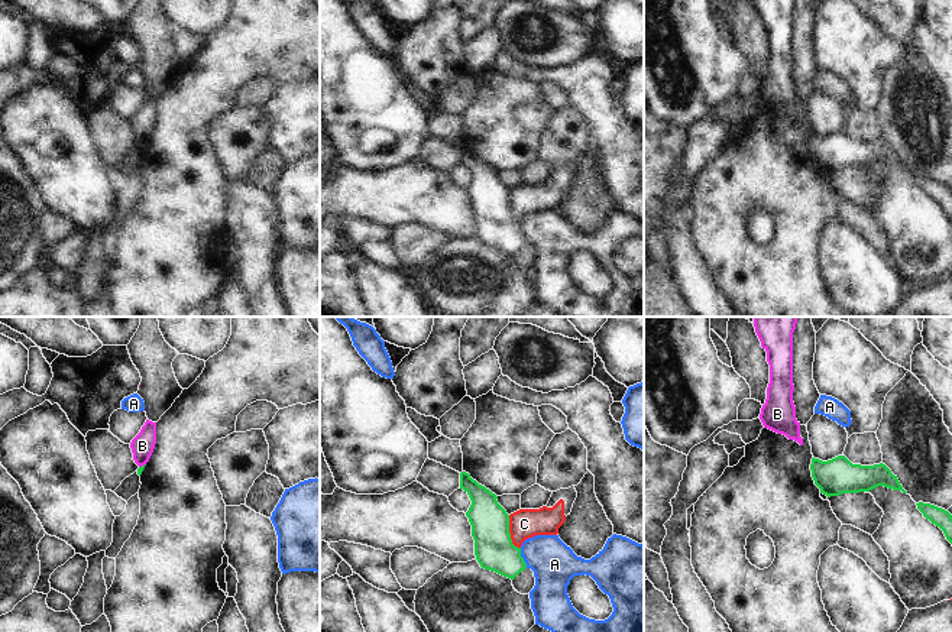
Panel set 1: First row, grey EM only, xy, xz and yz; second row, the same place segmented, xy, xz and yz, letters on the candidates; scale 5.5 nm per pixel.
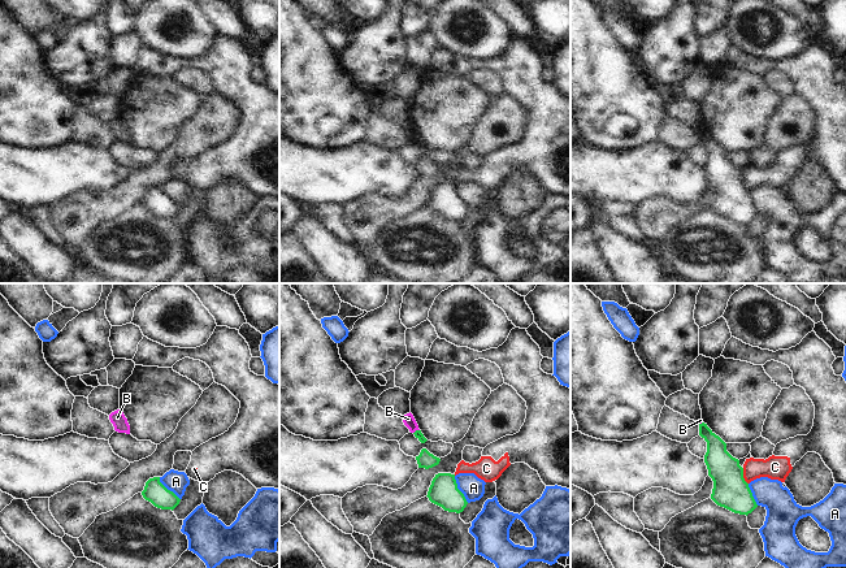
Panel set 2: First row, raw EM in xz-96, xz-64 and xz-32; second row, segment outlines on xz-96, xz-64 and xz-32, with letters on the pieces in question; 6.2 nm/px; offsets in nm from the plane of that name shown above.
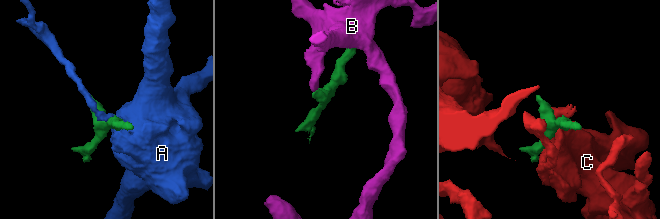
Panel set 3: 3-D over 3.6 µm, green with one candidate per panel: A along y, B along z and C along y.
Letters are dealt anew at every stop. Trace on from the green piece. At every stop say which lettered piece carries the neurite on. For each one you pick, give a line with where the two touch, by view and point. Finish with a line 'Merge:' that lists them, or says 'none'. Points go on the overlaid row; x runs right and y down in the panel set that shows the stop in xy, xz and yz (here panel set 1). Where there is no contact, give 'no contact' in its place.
Merge: none

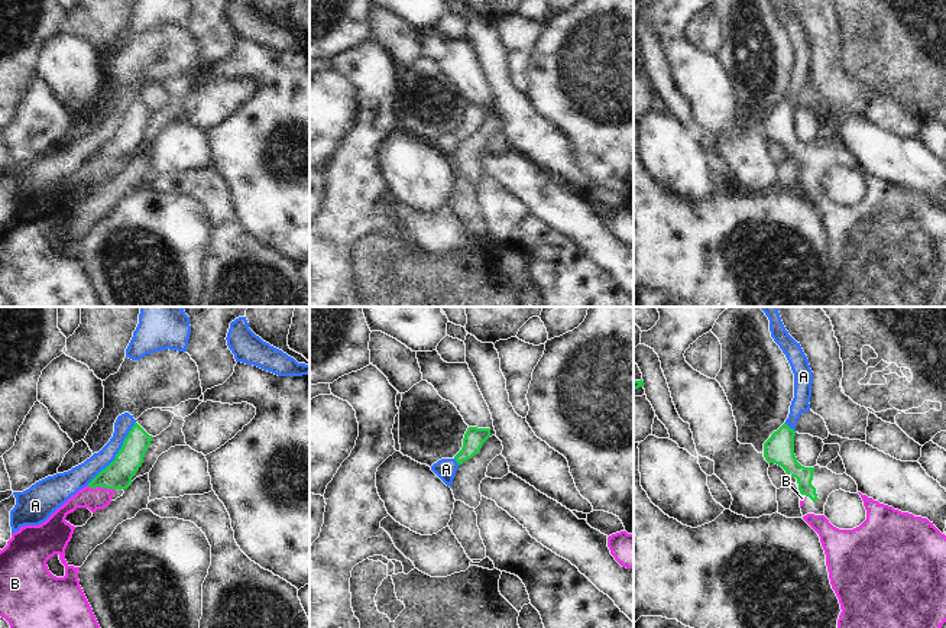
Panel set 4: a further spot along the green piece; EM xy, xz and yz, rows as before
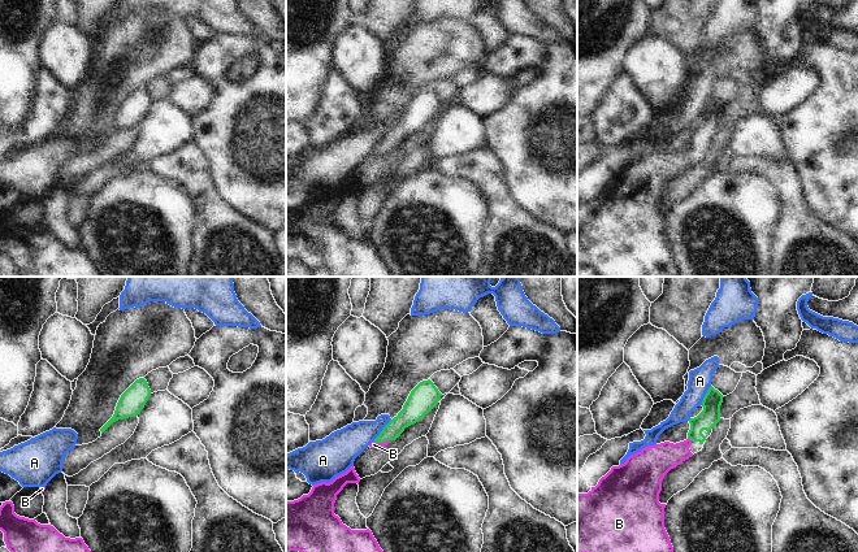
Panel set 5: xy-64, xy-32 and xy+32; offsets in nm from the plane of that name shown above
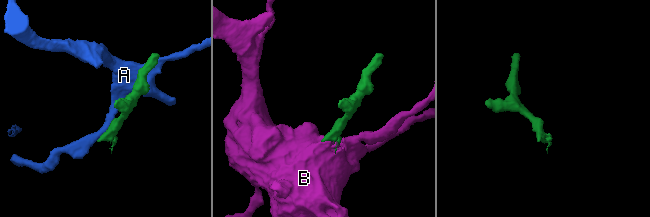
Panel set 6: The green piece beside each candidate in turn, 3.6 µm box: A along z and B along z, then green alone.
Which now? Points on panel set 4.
B: xy (100, 485)
Merge: B

